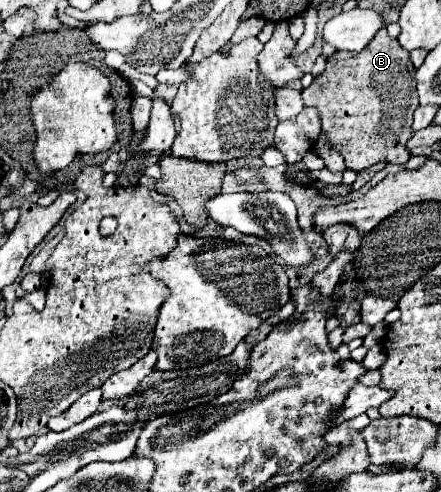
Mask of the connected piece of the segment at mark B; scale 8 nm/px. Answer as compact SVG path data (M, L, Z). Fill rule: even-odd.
M380 29L374 39L360 51L336 51L328 57L326 71L302 89L304 105L320 111L322 131L332 143L348 169L362 171L380 161L404 165L410 157L406 141L412 135L410 121L418 107L416 69L406 49L392 39L386 29Z

